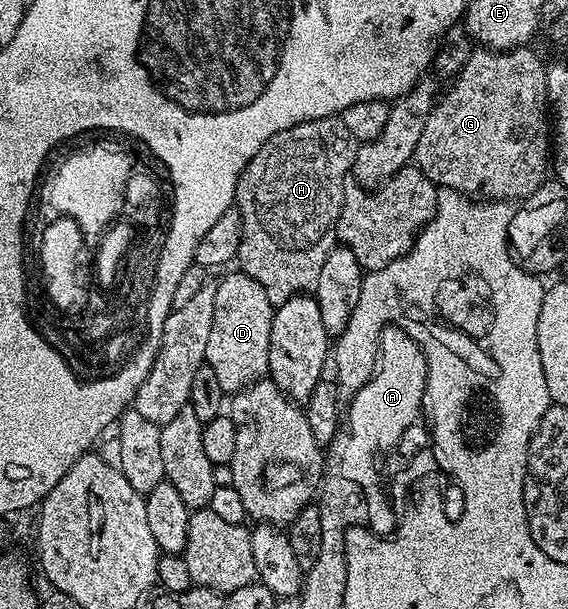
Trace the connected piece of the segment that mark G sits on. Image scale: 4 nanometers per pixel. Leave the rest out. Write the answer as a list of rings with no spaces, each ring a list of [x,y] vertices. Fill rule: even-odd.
[[[478,47],[473,50],[464,63],[464,67],[459,73],[453,74],[450,86],[435,100],[433,109],[428,115],[428,123],[424,123],[424,131],[420,134],[420,143],[416,143],[412,161],[417,169],[420,170],[432,182],[433,185],[442,189],[454,189],[457,193],[471,195],[479,193],[479,198],[493,199],[498,203],[518,203],[527,197],[531,197],[534,192],[547,180],[546,165],[548,169],[548,98],[546,95],[546,71],[547,66],[542,65],[542,61],[533,53],[533,48],[523,47],[521,49],[488,49]]]

